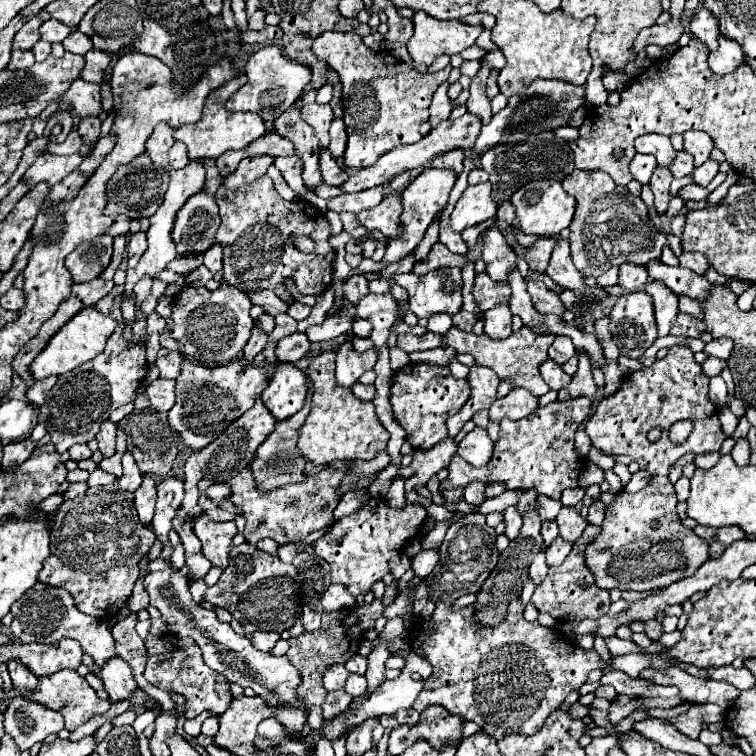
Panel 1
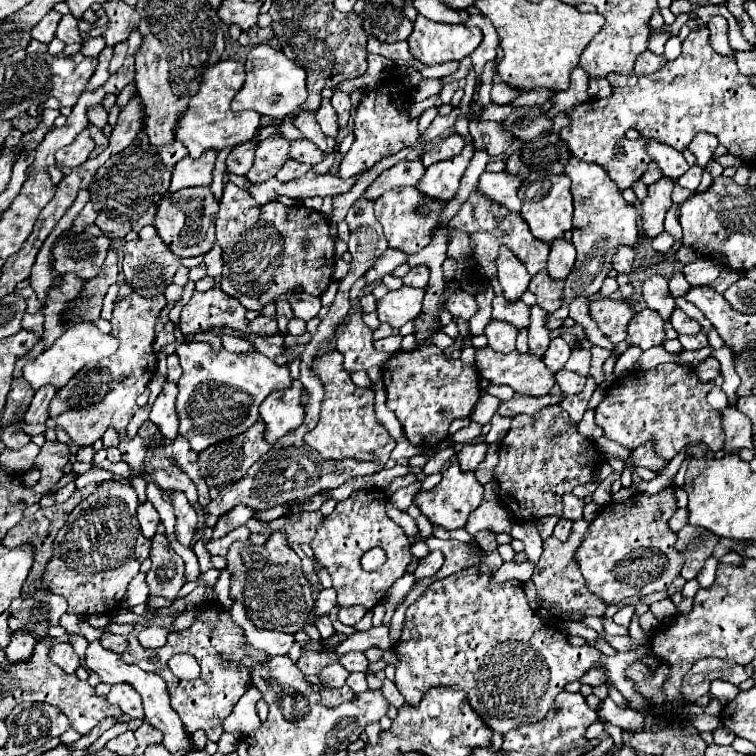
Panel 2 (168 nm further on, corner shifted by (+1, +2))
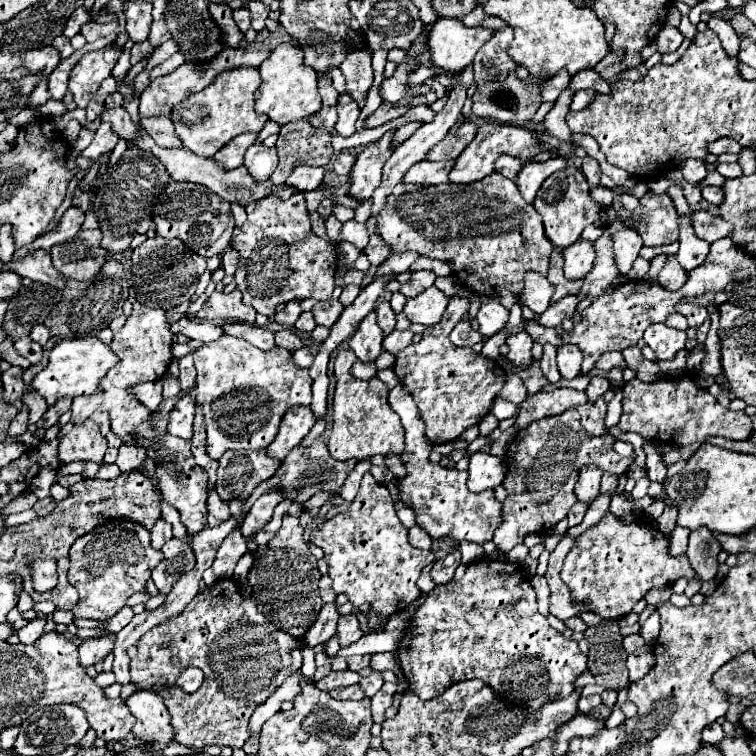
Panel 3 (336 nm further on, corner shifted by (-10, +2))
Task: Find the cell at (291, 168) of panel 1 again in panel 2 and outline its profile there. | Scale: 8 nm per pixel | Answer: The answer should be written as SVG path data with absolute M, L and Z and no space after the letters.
M287 160L287 162L283 164L283 168L277 172L275 178L281 180L281 182L289 182L289 180L295 180L295 178L307 174L309 170L311 170L311 166L305 166L305 164L301 164L301 162L297 162L297 160Z

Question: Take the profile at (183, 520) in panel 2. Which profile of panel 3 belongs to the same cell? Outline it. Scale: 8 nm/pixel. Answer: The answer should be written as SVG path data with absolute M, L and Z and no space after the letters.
M150 420L140 426L140 438L136 438L136 444L148 450L148 456L158 466L158 488L166 502L170 502L178 512L188 528L190 534L198 534L206 526L206 488L208 488L208 474L196 464L192 452L190 452L190 440L182 440L170 434L158 436L154 432L154 426Z

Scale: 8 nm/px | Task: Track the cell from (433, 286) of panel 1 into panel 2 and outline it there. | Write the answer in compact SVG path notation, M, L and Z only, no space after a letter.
M447 282L445 292L451 292L449 300L447 300L447 310L455 316L455 318L463 318L463 320L471 320L471 316L477 312L477 304L475 304L475 296L469 292L457 292L453 288L451 282Z

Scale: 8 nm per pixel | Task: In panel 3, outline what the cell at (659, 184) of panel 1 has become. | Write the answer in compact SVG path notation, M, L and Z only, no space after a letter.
M650 192L634 210L632 226L644 240L644 246L662 246L678 240L678 212L672 198Z

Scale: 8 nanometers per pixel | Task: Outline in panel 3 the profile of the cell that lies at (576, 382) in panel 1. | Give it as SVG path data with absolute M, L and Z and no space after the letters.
M600 396L594 404L586 402L586 404L578 406L576 410L580 412L580 416L582 416L582 426L584 426L584 430L586 430L590 436L602 436L602 434L606 434L606 430L604 430L606 402L604 402L602 396Z

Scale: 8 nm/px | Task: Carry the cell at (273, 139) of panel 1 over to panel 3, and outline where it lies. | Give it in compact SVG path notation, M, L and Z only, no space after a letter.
M350 150L338 152L338 154L334 156L334 162L332 162L332 170L334 170L336 174L342 174L342 176L346 176L346 174L352 170L354 162L356 162L356 156L354 156Z

